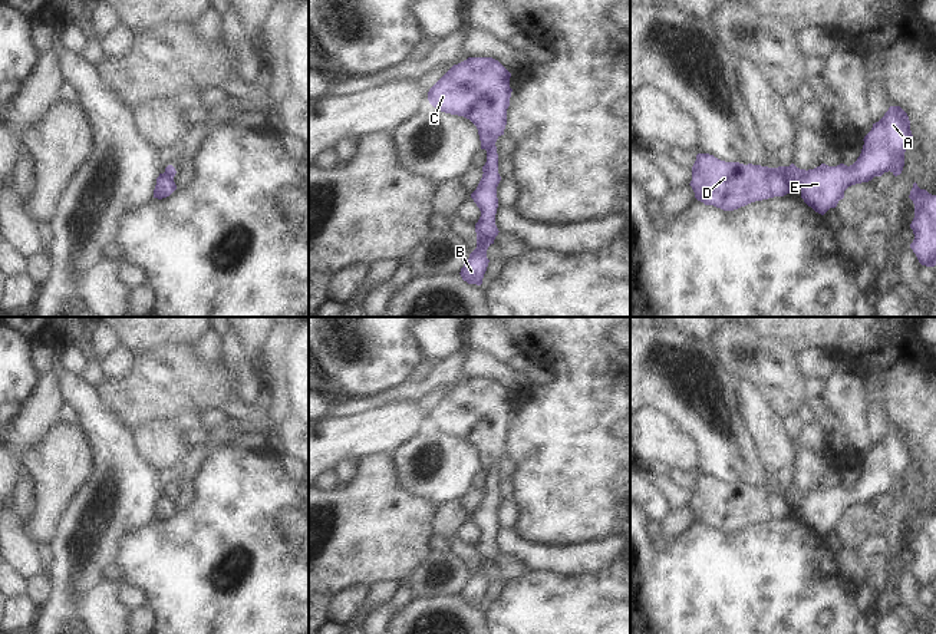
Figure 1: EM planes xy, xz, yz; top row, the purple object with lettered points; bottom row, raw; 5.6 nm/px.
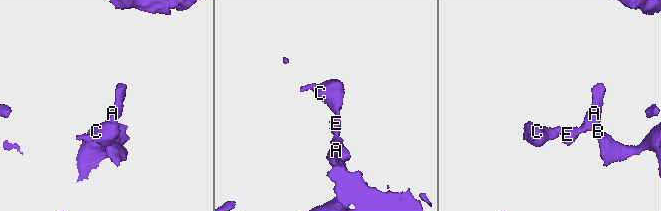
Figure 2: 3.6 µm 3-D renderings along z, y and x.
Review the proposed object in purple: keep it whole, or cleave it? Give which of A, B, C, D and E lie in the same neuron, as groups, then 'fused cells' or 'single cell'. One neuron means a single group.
A B E / C D | fused cells

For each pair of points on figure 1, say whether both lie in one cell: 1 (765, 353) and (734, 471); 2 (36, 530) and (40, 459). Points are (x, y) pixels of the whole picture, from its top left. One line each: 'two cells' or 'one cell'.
1: two cells
2: one cell

